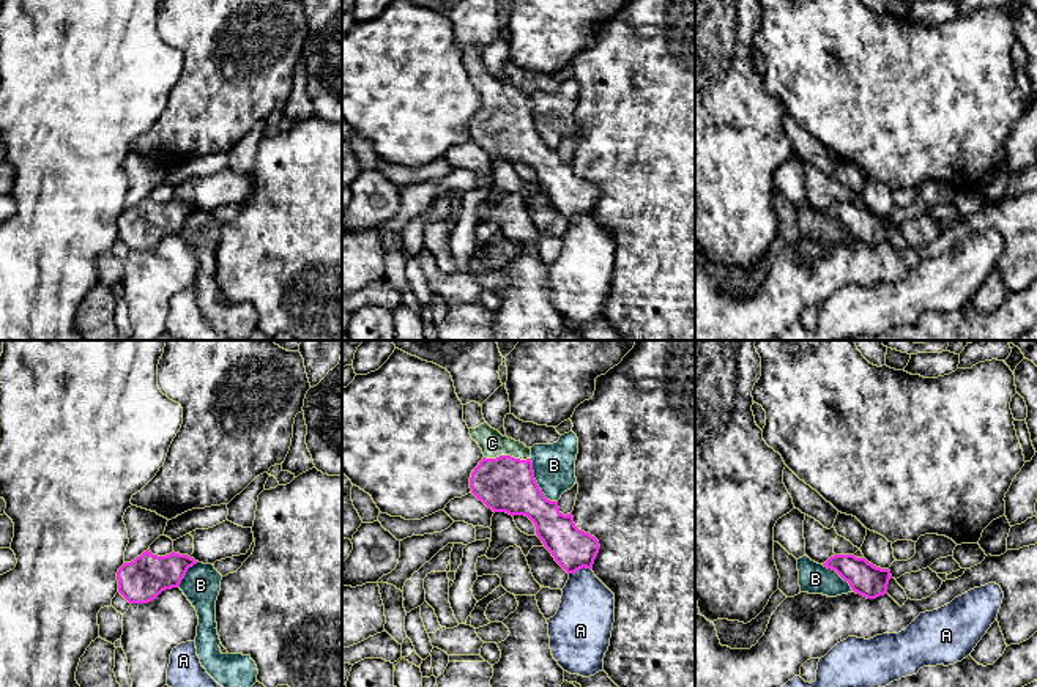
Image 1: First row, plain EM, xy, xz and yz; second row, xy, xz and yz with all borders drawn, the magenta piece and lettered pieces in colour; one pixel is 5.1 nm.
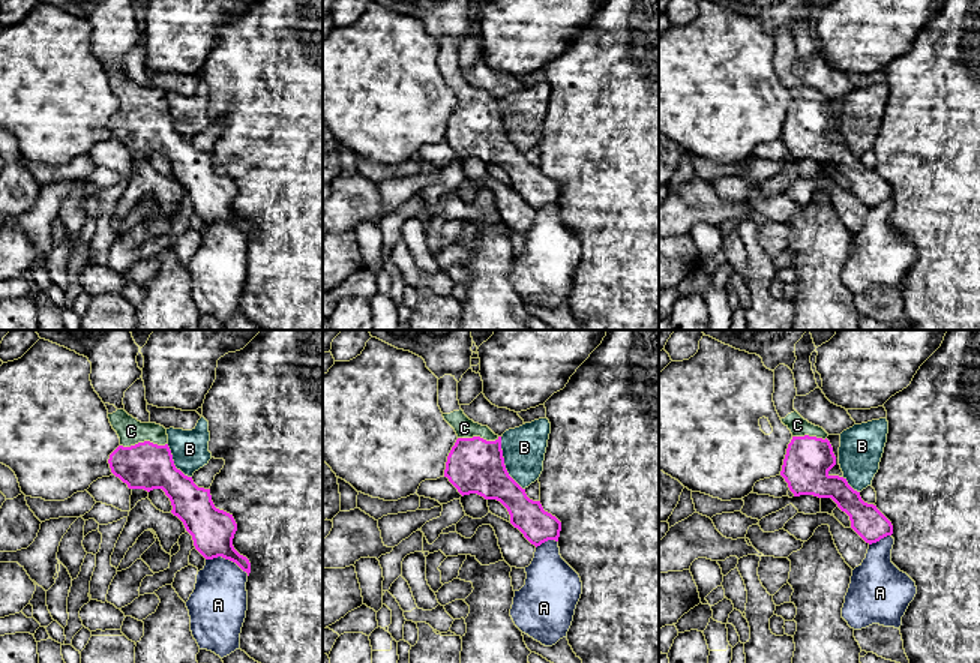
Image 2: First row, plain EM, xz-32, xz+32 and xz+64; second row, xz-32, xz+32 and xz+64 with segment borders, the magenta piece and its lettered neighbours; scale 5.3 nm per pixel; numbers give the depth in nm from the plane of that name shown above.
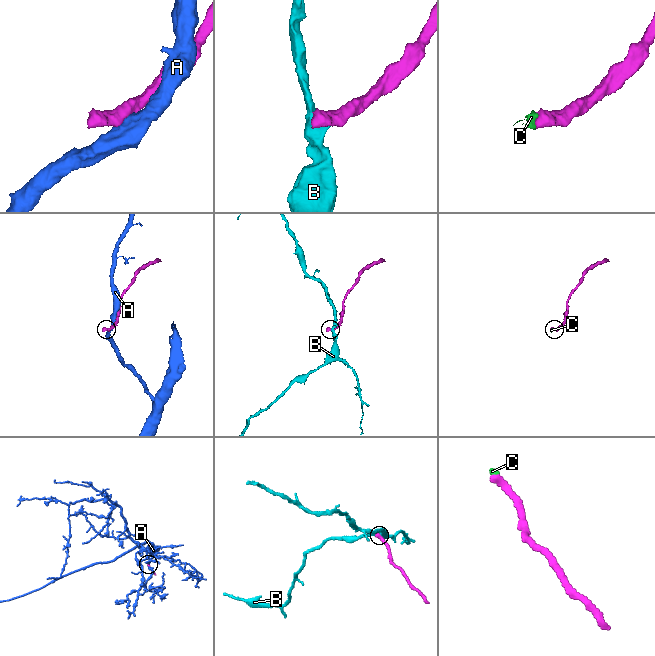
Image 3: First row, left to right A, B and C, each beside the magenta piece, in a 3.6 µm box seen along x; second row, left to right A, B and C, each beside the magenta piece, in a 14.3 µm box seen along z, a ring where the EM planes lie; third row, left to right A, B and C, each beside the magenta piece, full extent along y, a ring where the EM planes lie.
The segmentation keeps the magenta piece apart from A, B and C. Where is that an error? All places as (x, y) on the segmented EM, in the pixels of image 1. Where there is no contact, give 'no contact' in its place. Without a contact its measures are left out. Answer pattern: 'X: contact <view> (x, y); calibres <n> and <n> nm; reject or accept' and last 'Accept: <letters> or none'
A: contact xz (580, 568); calibres 220 and 280 nm; reject
B: contact xz (536, 484); calibres 280 and 220 nm; reject
C: contact xz (508, 456); calibres 280 and 130 nm; accept
Accept: C

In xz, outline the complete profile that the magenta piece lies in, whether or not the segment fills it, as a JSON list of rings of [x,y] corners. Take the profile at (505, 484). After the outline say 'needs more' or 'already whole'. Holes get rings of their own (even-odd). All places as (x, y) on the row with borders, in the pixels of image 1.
[[[476,402],[463,405],[463,421],[484,454],[470,477],[471,493],[493,512],[528,517],[567,574],[583,567],[593,570],[599,540],[575,526],[572,512],[561,514],[558,501],[545,498],[534,479],[531,449],[492,429]]]; needs more

